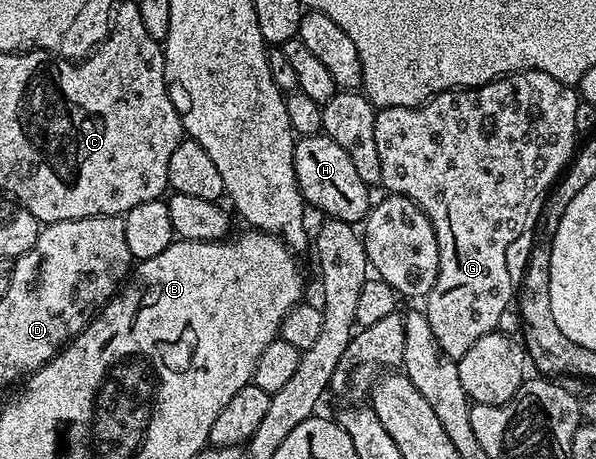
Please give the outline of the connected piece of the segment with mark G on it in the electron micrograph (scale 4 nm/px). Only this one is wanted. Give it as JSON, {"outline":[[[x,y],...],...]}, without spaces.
{"outline":[[[511,72],[498,80],[488,82],[479,88],[453,88],[450,92],[442,92],[427,100],[417,108],[408,106],[392,106],[380,108],[374,113],[376,118],[376,151],[380,154],[381,187],[387,193],[396,196],[407,196],[412,202],[424,210],[424,214],[432,222],[436,242],[438,243],[438,277],[432,290],[424,298],[424,311],[428,318],[428,326],[432,326],[432,334],[436,342],[440,342],[440,350],[455,361],[459,360],[472,345],[480,342],[484,334],[495,331],[500,322],[500,314],[511,307],[516,296],[516,276],[510,273],[510,260],[506,257],[506,248],[510,248],[518,240],[518,235],[525,230],[526,224],[537,221],[542,215],[544,197],[553,189],[556,181],[566,171],[575,151],[574,139],[579,139],[576,130],[576,106],[580,96],[571,85],[552,78],[552,74],[543,72]]]}

